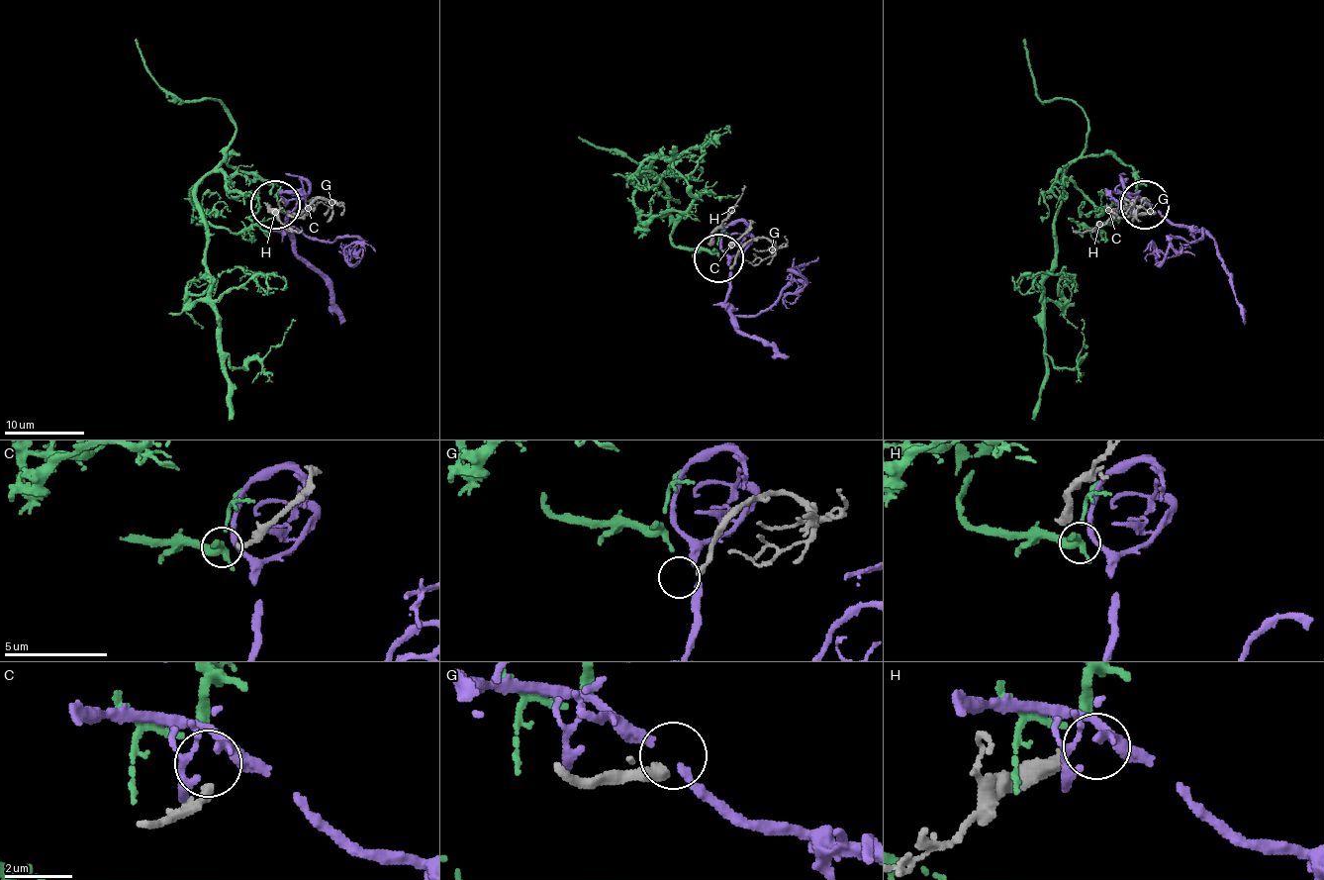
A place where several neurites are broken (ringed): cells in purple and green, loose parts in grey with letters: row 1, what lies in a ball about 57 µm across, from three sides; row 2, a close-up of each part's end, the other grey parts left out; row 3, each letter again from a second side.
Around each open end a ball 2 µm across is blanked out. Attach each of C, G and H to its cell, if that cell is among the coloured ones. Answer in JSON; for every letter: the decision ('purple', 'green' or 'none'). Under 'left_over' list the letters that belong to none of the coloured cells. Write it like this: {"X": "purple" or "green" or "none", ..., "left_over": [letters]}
{"C": "green", "G": "none", "H": "none", "left_over": ["G", "H"]}

